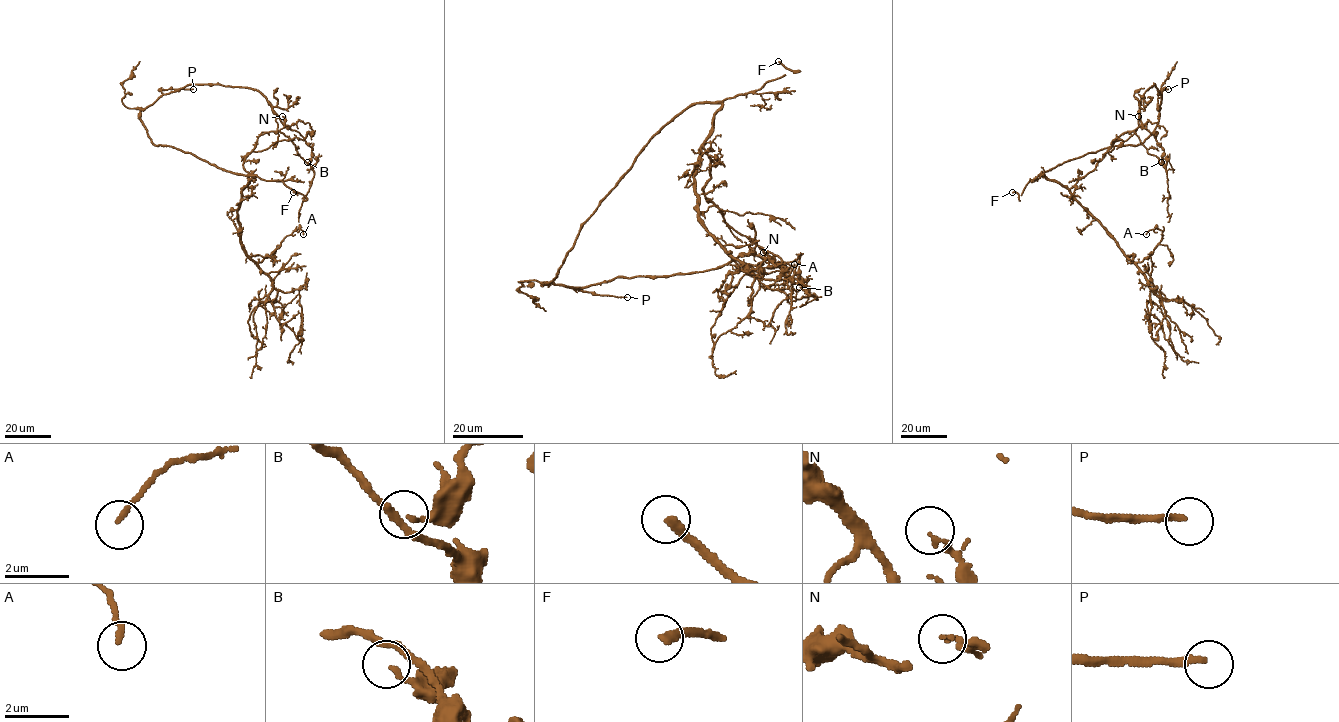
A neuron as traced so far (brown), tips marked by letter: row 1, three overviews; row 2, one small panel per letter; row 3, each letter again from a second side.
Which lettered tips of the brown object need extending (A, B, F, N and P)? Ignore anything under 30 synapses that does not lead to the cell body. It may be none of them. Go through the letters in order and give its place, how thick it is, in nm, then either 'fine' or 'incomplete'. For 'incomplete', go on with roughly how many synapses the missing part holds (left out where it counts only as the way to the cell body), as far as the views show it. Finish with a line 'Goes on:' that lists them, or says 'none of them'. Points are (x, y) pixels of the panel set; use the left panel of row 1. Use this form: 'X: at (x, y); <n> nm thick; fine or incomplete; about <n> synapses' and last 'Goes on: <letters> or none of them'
A: at (303, 234); 150 nm thick; fine
B: at (307, 162); 80 nm thick; fine
F: at (293, 192); 260 nm thick; incomplete
N: at (282, 116); 140 nm thick; fine
P: at (193, 89); 180 nm thick; incomplete; about 30 synapses
Goes on: F, P

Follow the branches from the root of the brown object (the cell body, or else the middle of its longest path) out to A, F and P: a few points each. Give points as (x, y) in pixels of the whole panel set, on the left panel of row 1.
A: (251, 180), (242, 190), (237, 211), (243, 250), (254, 261), (261, 262), (294, 231), (299, 228), (303, 234)
F: (251, 180), (255, 175), (267, 180), (280, 180), (300, 193), (293, 192)
P: (251, 180), (255, 175), (224, 171), (189, 153), (151, 141), (140, 112), (162, 90), (193, 89)

